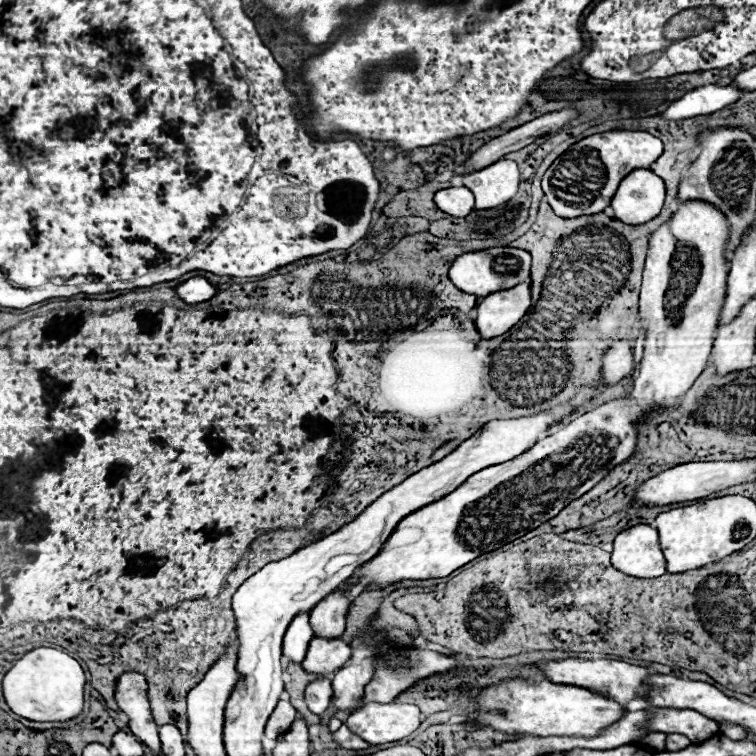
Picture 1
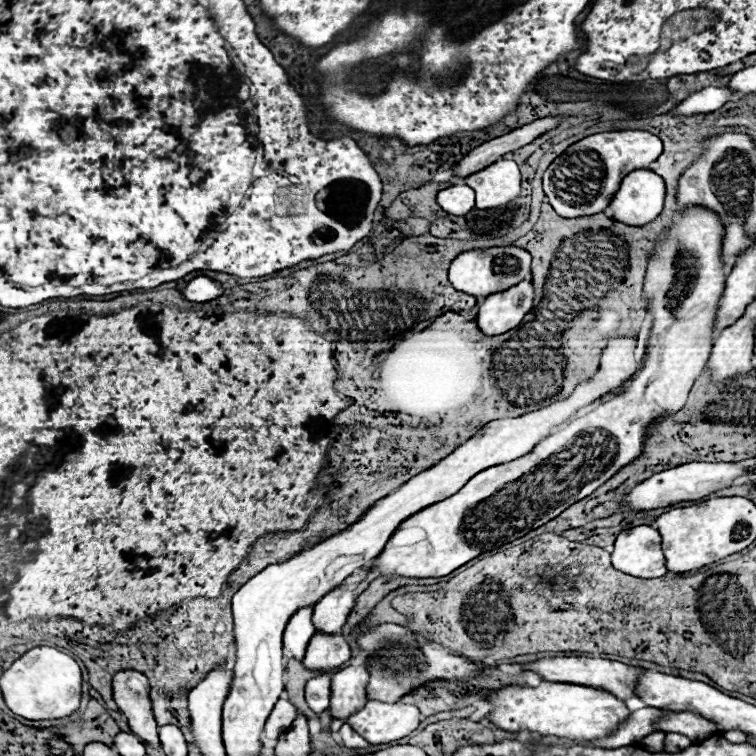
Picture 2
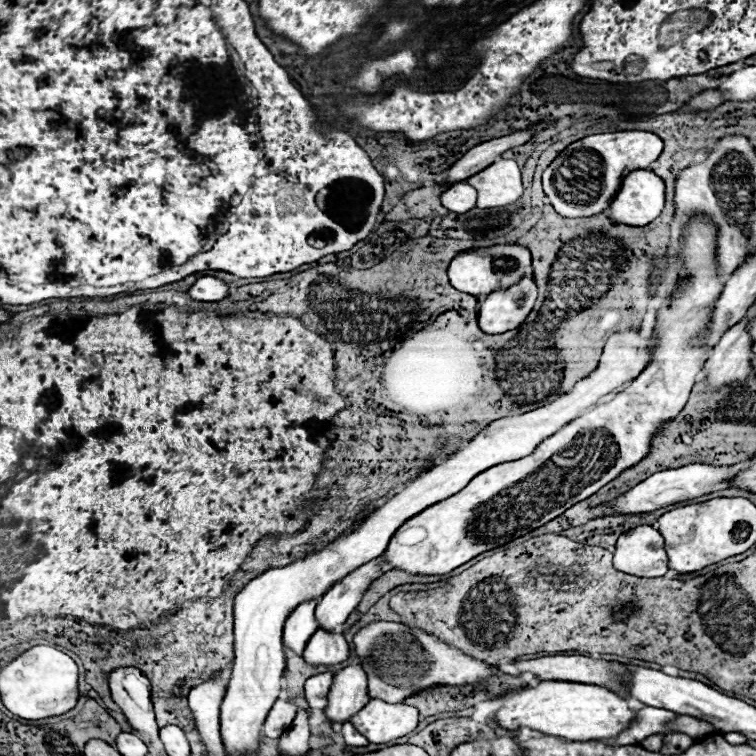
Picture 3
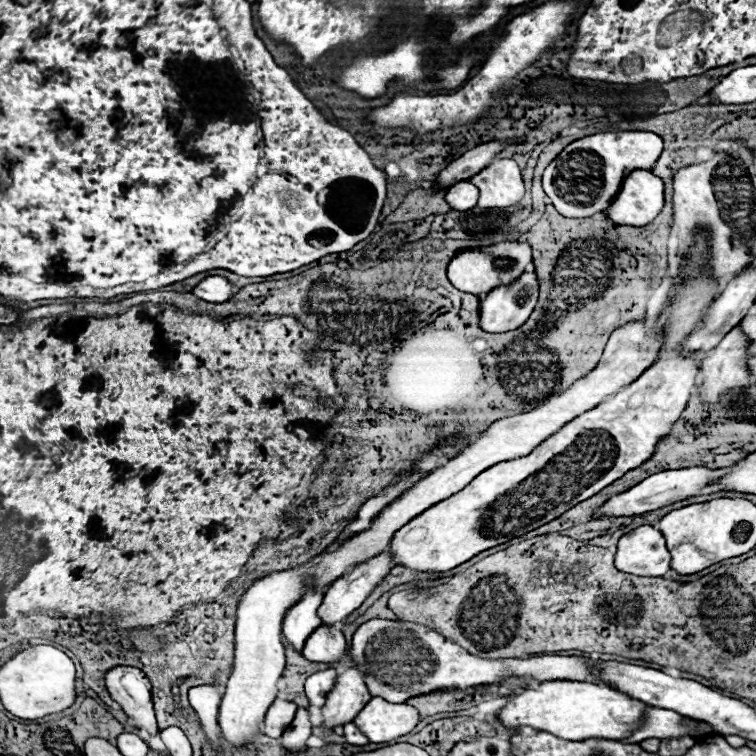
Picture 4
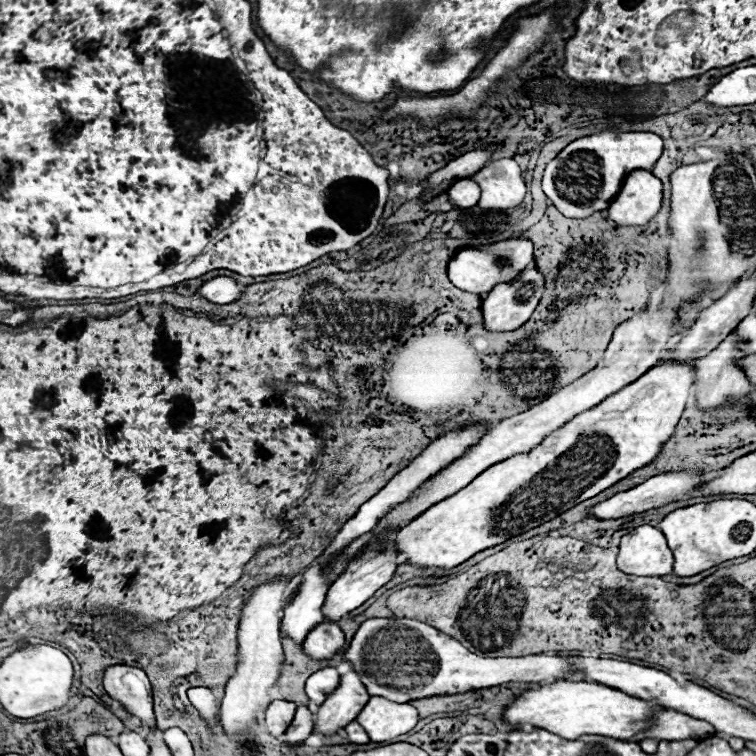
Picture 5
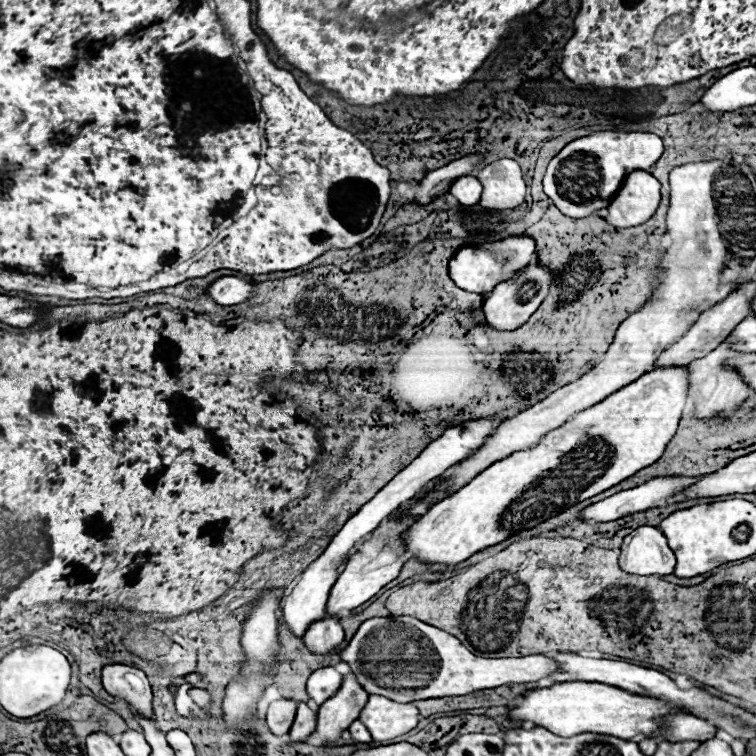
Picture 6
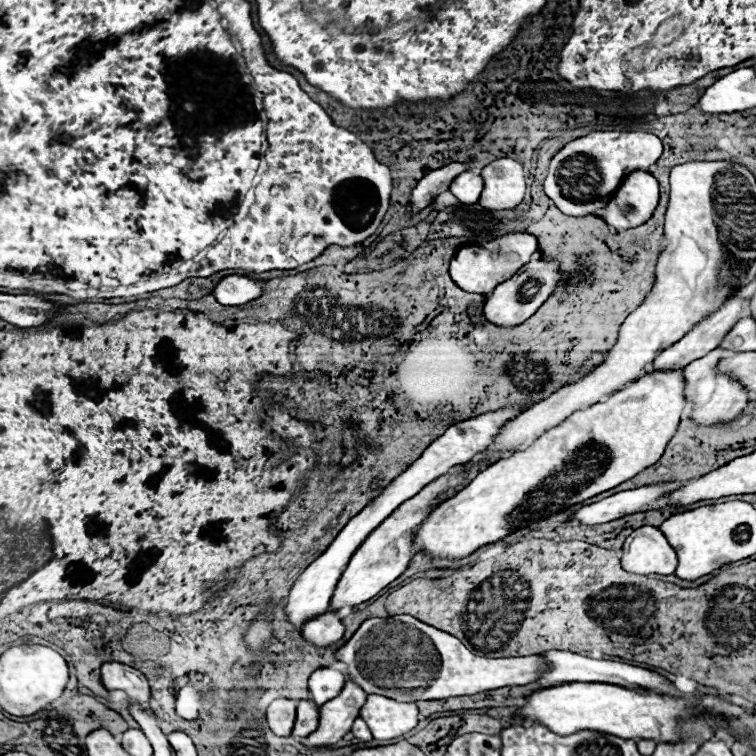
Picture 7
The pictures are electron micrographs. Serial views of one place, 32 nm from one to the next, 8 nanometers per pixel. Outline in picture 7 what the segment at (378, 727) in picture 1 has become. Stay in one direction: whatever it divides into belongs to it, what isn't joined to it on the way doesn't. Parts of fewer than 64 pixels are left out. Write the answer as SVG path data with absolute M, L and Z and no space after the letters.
M370 694L360 710L360 718L368 724L374 740L388 740L410 732L418 724L418 708L414 702L396 702Z

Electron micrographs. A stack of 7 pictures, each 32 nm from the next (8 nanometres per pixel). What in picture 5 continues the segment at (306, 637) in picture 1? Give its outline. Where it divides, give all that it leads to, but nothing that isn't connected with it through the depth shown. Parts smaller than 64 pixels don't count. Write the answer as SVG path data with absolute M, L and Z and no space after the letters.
M316 562L304 572L304 580L300 584L300 590L296 592L294 600L288 602L284 608L282 618L282 630L290 640L296 644L302 644L308 632L322 622L320 608L324 604L328 586L334 582L334 578L326 578L322 574L322 564Z

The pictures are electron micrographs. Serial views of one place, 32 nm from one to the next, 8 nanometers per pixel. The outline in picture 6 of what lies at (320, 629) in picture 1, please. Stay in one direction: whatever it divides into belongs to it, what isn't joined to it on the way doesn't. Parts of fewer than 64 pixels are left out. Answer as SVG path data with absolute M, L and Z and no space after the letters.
M412 516L408 520L400 520L400 522L394 522L394 520L388 520L384 524L380 524L372 536L358 548L358 552L354 556L350 556L350 560L346 562L346 568L344 572L338 576L336 584L332 586L330 590L330 596L328 596L328 602L326 602L326 614L328 616L336 616L340 618L342 614L358 608L362 602L366 602L368 598L372 598L380 588L384 588L388 582L392 582L402 564L406 562L404 558L404 546L402 546L402 540L400 540L400 534L412 526L420 516Z

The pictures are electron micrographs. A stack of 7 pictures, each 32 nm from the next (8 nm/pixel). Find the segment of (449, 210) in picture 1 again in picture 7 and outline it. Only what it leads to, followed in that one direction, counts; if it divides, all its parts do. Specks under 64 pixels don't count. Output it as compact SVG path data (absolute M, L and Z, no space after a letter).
M464 172L460 174L452 184L450 192L462 202L462 204L476 204L482 194L482 178L476 172Z

